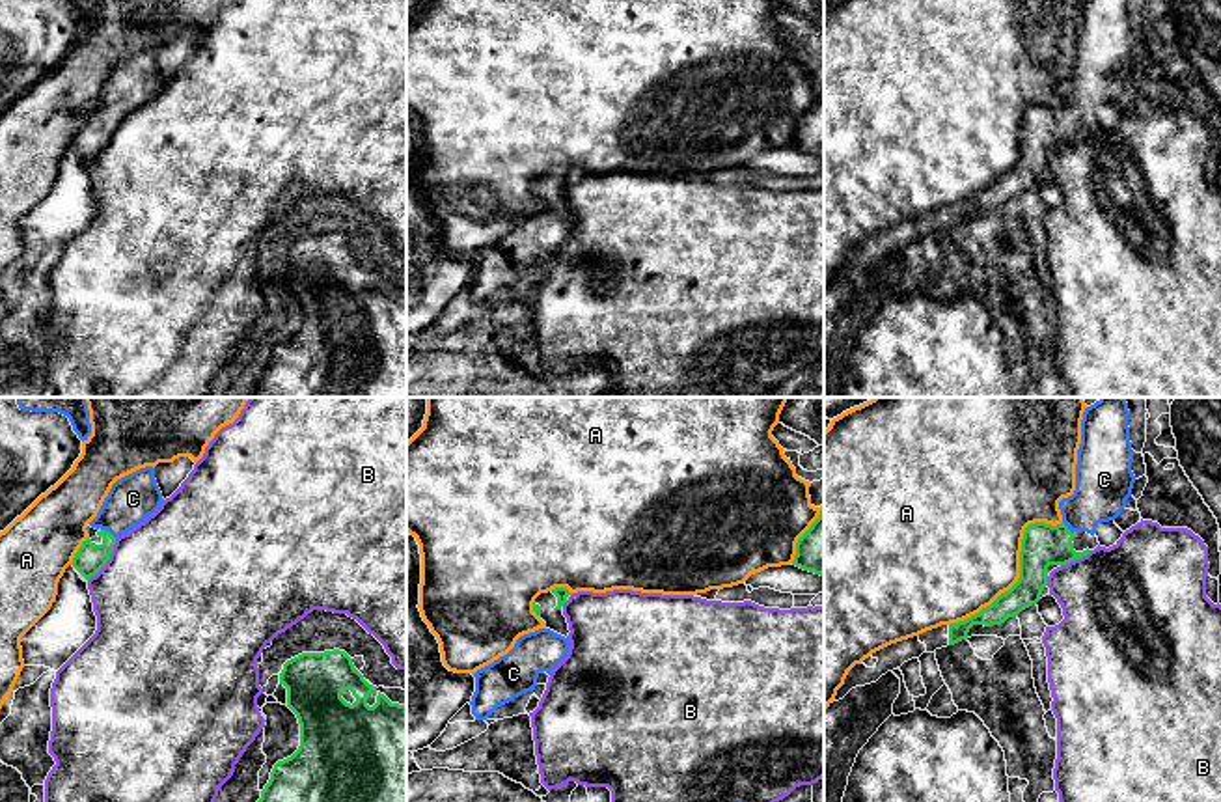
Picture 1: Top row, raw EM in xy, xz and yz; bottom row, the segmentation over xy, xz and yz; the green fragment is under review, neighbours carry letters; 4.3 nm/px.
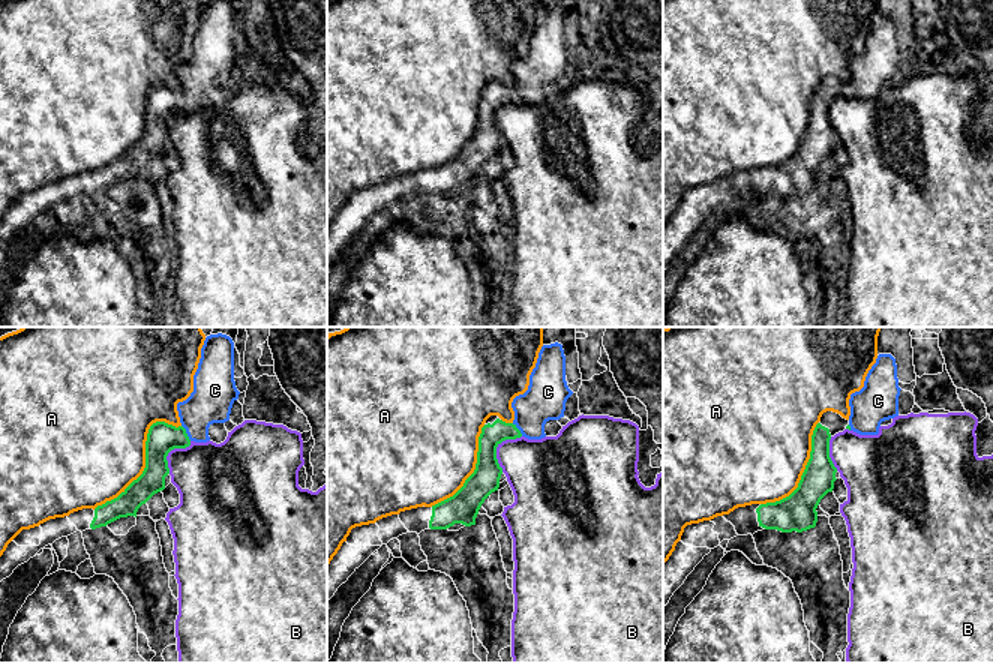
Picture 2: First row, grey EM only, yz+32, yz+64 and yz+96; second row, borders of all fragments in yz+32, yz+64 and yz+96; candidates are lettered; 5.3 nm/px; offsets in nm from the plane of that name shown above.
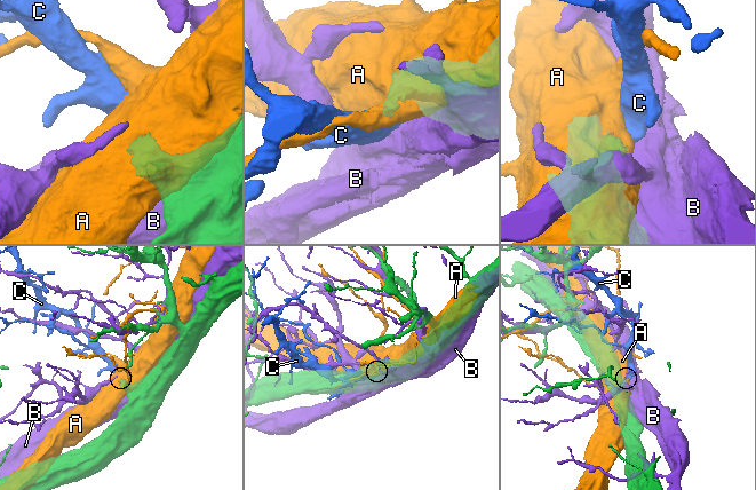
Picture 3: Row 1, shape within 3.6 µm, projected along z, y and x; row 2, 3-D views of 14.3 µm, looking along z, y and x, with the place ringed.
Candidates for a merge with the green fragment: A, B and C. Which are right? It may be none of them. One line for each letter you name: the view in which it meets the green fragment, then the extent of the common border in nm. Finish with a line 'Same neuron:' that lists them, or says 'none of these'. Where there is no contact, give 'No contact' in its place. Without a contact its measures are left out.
C: Touches green in xy. Shared border 80 nm
Same neuron: C

